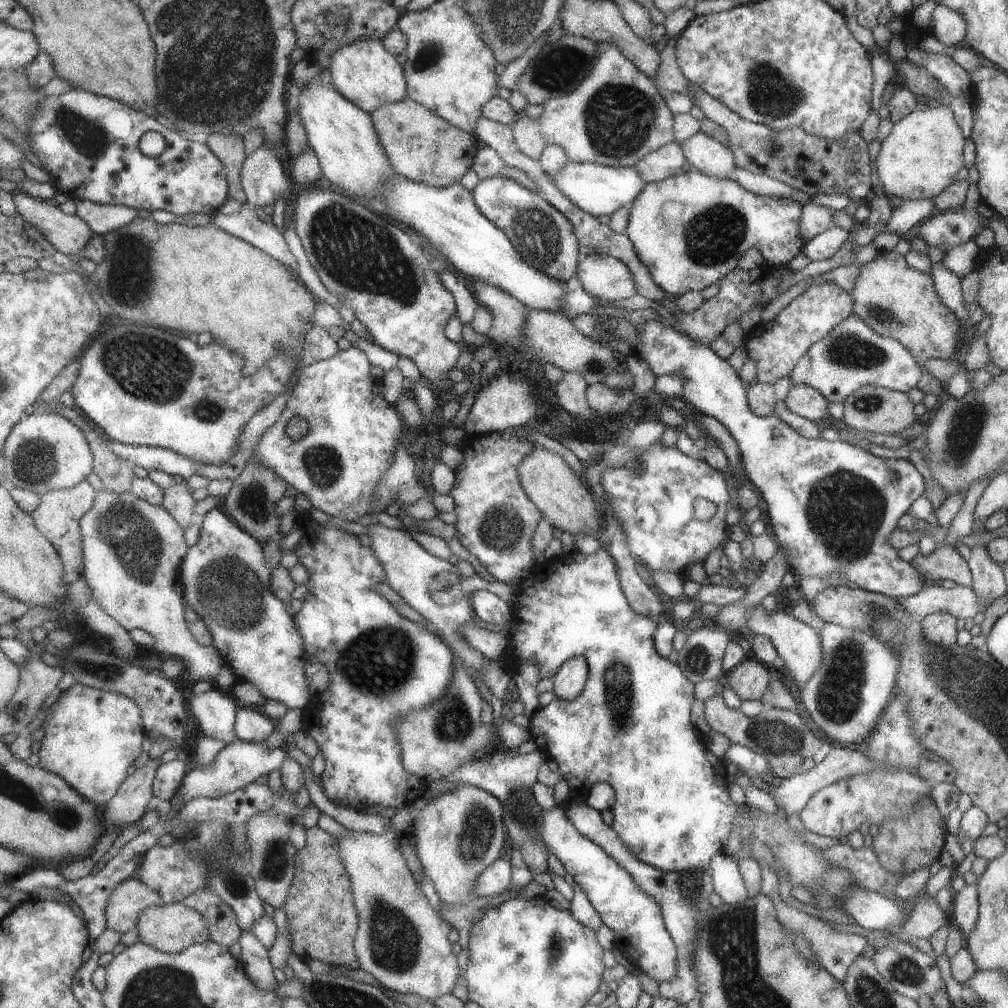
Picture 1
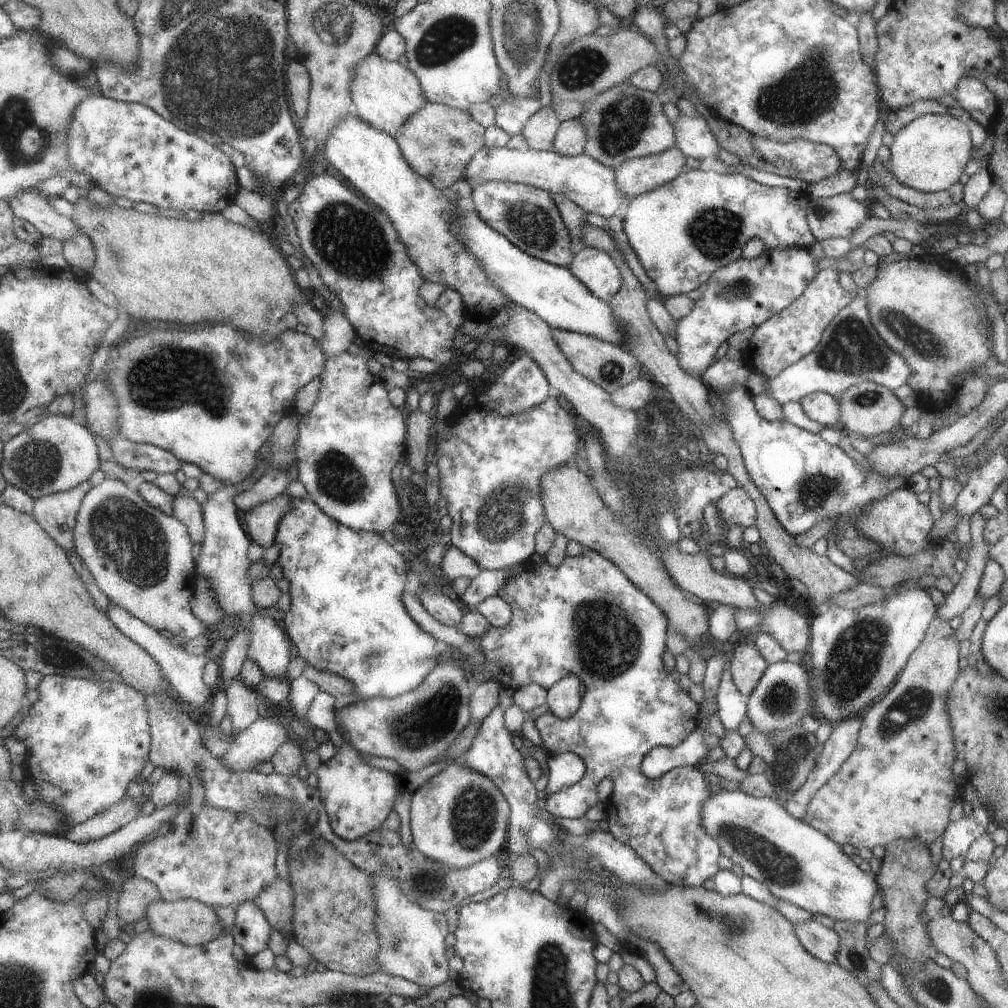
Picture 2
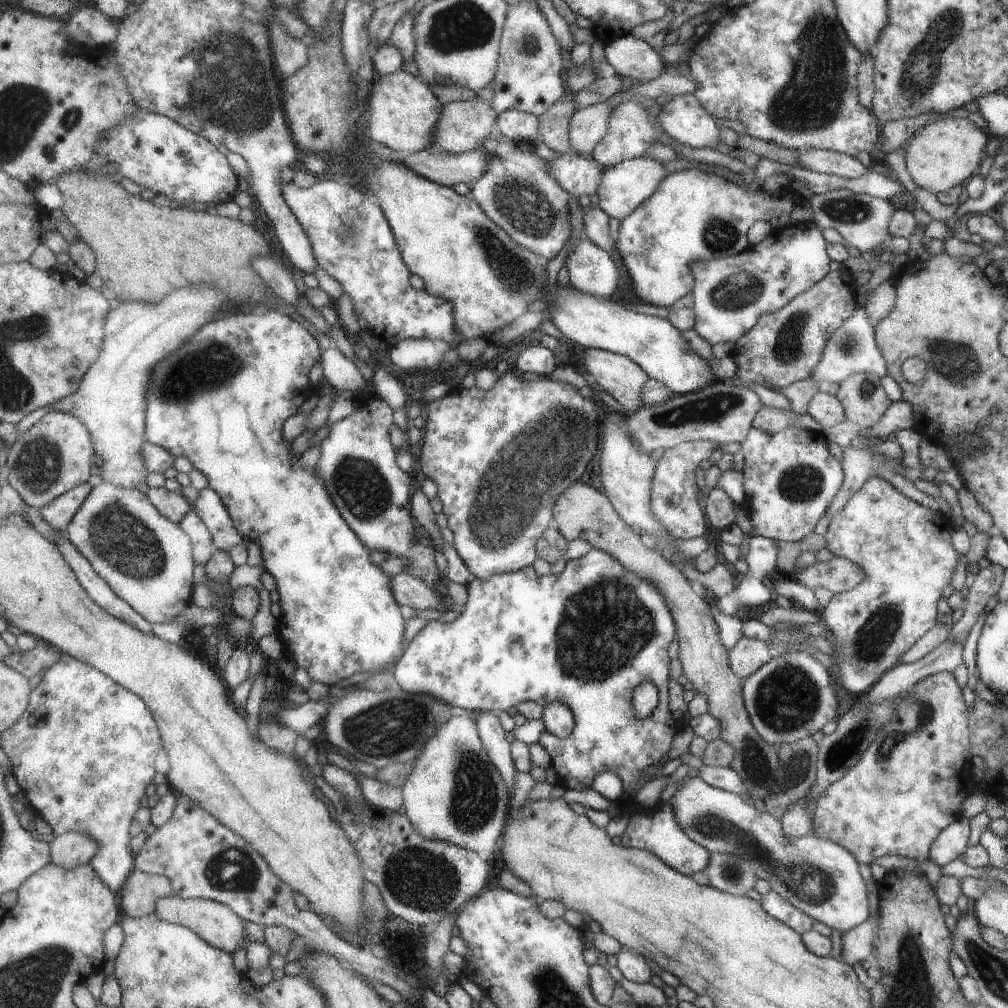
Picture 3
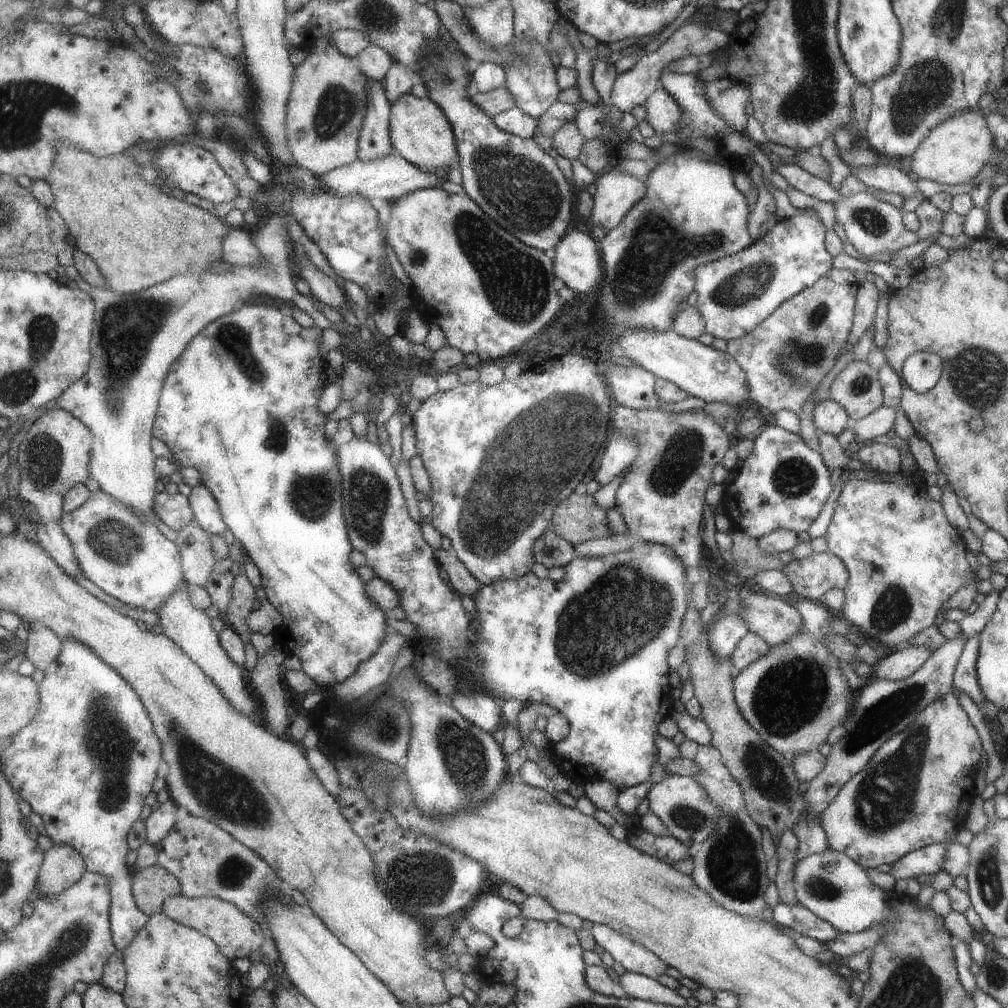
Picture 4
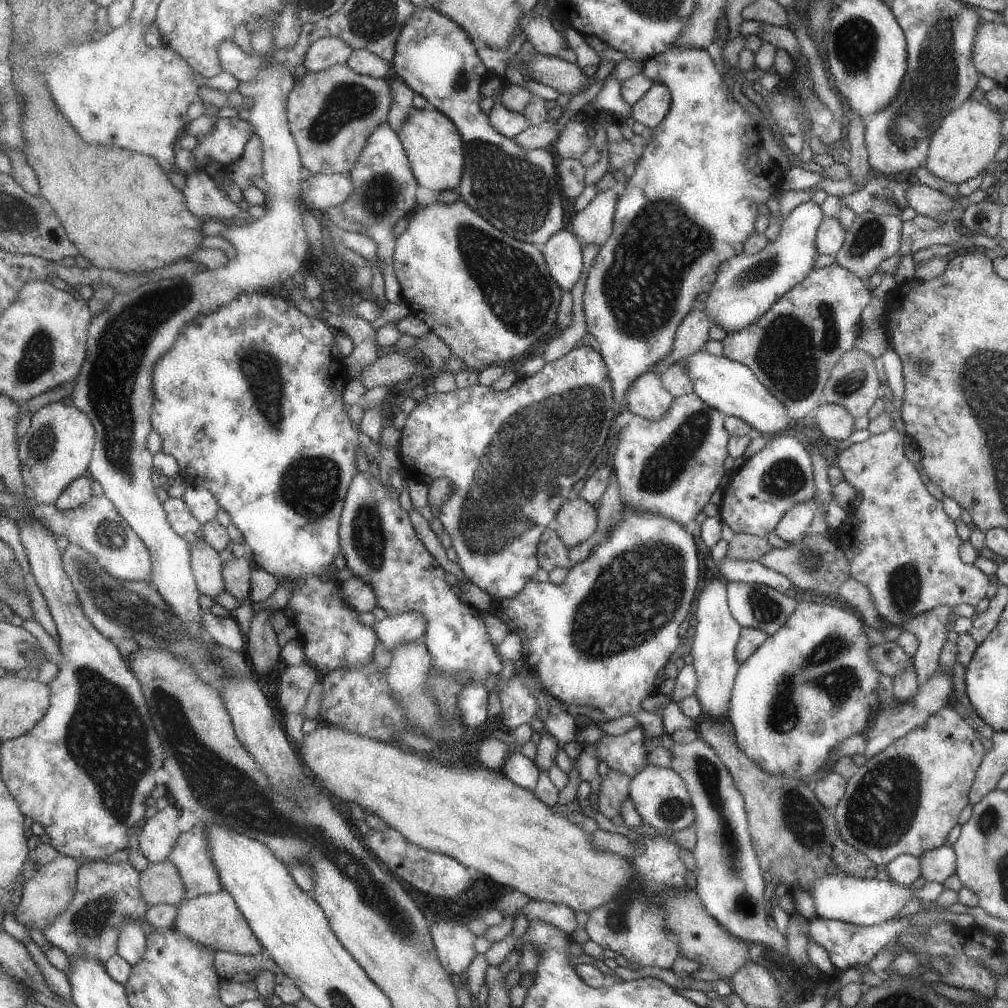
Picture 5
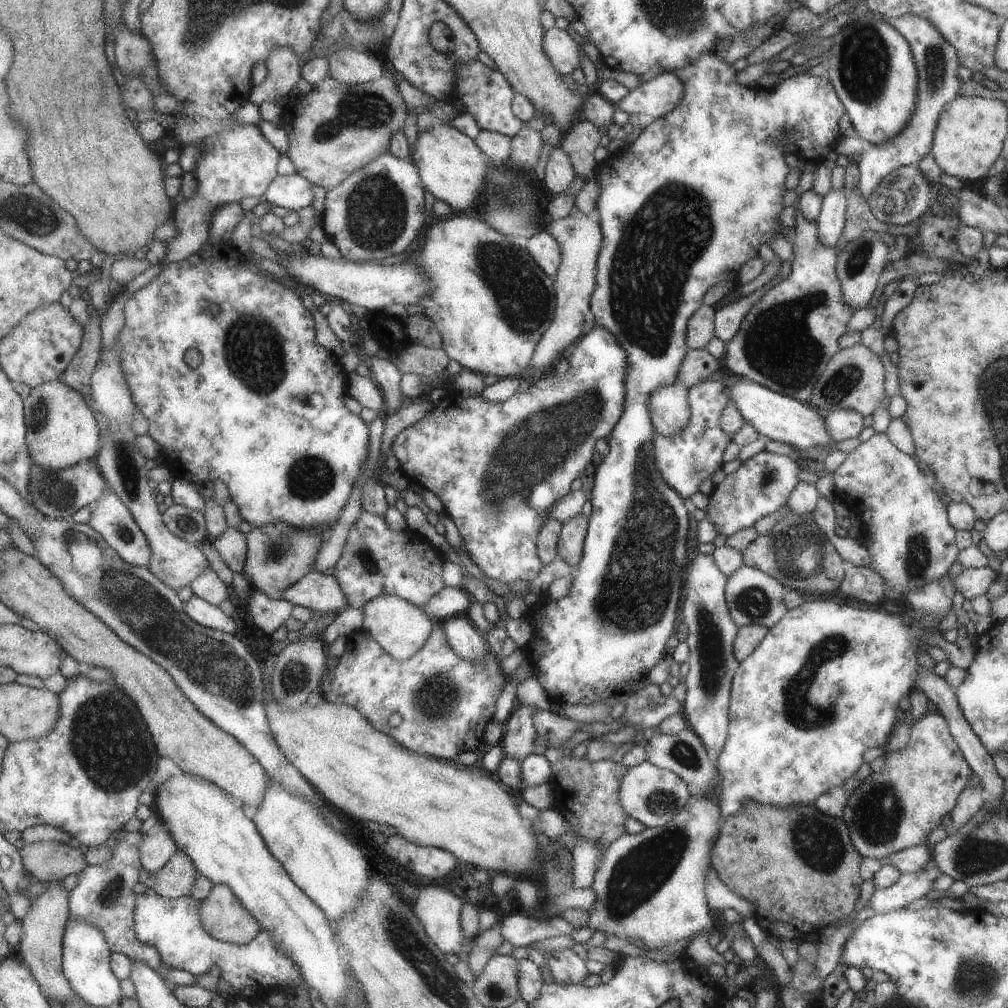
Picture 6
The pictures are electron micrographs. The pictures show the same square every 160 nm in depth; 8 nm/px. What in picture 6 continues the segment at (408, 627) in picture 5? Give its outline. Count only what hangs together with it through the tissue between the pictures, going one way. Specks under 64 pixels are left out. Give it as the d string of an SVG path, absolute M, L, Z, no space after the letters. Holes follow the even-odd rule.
M461 585L443 587L433 598L430 598L421 608L433 622L445 620L457 615L466 615L471 608L473 596Z

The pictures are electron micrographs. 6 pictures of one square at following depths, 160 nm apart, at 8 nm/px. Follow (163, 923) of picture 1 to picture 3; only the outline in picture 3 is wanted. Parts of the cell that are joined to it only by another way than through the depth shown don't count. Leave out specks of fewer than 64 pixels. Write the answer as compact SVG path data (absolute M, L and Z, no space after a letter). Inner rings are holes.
M177 894L172 897L165 897L158 901L155 914L163 920L186 926L194 930L201 938L204 938L213 946L219 947L233 954L239 948L244 948L247 942L247 932L245 932L245 921L230 906L204 898L186 898Z

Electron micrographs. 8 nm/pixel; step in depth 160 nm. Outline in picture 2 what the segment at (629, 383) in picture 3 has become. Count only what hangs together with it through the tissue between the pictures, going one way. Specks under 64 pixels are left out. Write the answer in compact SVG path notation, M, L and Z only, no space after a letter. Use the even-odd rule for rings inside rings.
M553 329L555 340L560 344L561 350L568 356L577 372L590 378L595 384L602 386L607 392L614 393L631 381L646 375L642 364L629 351L623 350L619 345L587 336L586 334Z

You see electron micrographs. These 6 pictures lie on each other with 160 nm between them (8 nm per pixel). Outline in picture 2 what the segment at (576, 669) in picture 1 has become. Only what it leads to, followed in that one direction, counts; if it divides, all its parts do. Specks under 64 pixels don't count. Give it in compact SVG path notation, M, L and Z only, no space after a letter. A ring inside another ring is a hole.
M567 675L548 690L549 712L557 718L570 719L579 710L583 697L582 680L575 675Z

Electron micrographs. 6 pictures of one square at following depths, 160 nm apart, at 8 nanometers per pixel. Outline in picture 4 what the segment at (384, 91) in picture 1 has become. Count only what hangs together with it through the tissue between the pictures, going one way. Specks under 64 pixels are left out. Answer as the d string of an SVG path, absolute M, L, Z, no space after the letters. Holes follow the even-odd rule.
M409 93L396 103L392 103L391 138L394 142L395 152L427 172L445 177L452 175L458 169L456 164L458 142L454 127L442 107L432 101L429 96L417 98Z

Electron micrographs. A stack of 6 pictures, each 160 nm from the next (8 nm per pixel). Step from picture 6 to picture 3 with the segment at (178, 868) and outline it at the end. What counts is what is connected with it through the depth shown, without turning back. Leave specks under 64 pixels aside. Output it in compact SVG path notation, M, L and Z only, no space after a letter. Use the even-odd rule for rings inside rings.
M134 869L118 899L123 915L146 917L156 912L160 899L175 895L170 878Z

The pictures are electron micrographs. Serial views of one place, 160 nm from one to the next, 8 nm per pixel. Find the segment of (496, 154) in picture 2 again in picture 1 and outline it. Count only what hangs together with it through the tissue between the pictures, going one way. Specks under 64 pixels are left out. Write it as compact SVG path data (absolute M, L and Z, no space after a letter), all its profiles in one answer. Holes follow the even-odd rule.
M571 162L560 170L554 178L554 183L579 208L593 216L611 216L616 210L632 203L633 199L644 188L644 180L633 167L610 167L592 162Z

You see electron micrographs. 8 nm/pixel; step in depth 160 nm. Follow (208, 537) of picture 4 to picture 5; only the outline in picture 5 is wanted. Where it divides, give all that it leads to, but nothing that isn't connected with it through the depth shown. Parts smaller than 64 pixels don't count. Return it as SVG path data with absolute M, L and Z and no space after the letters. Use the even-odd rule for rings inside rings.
M201 534L194 537L191 542L192 564L195 580L198 583L200 594L217 598L226 591L224 576L222 573L223 558L221 553L215 550Z

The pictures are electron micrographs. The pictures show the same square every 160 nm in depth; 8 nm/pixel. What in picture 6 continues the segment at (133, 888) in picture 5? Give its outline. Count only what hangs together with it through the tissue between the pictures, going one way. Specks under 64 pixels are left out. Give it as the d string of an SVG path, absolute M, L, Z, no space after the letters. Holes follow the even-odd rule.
M141 832L120 833L114 842L115 854L109 862L102 865L87 865L79 874L76 887L70 896L71 917L87 919L90 923L98 926L106 936L113 953L126 954L132 960L149 965L159 978L172 985L187 986L191 984L191 974L179 969L171 969L169 972L161 972L162 960L159 951L154 946L144 945L137 938L135 932L134 914L138 903L138 895L133 894L133 886L141 878L142 844Z

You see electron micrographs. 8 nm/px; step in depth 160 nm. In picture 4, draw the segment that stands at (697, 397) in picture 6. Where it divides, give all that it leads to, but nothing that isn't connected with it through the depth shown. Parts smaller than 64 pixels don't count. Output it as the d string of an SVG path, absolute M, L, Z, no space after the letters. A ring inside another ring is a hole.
M614 402L613 426L628 437L634 435L640 443L637 456L629 466L631 470L623 476L615 495L615 506L623 513L626 531L620 535L602 536L573 545L578 558L617 553L629 549L635 542L663 543L669 545L672 551L680 556L681 562L686 566L688 578L694 576L697 566L701 563L697 558L703 546L700 534L704 494L709 485L713 484L710 480L710 472L713 466L720 464L734 437L726 435L716 422L699 410L699 406L692 406L696 404L684 404L676 409L678 414L673 414L668 413L667 408L630 409Z

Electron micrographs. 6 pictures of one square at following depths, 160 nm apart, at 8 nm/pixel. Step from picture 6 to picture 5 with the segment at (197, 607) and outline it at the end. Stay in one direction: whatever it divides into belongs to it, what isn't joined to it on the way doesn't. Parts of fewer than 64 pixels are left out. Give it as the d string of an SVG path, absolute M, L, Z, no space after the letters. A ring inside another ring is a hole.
M203 609L202 623L205 634L211 640L236 651L246 651L246 638L233 615L219 617L212 614L209 609Z

